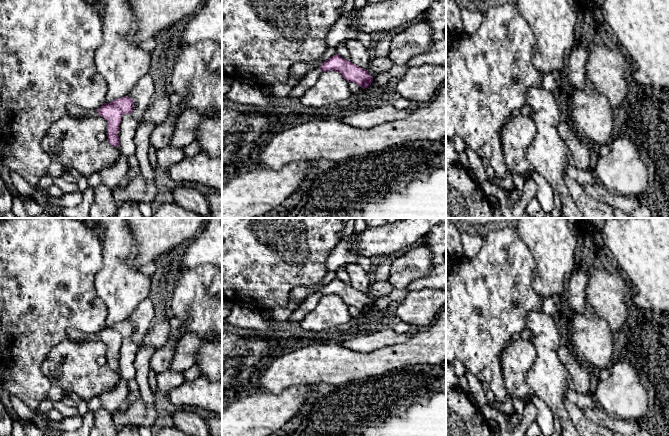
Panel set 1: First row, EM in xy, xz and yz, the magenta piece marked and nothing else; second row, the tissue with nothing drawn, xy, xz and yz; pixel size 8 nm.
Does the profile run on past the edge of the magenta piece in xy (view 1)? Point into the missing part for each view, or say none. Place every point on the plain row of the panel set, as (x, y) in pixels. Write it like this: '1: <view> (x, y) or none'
1: none

